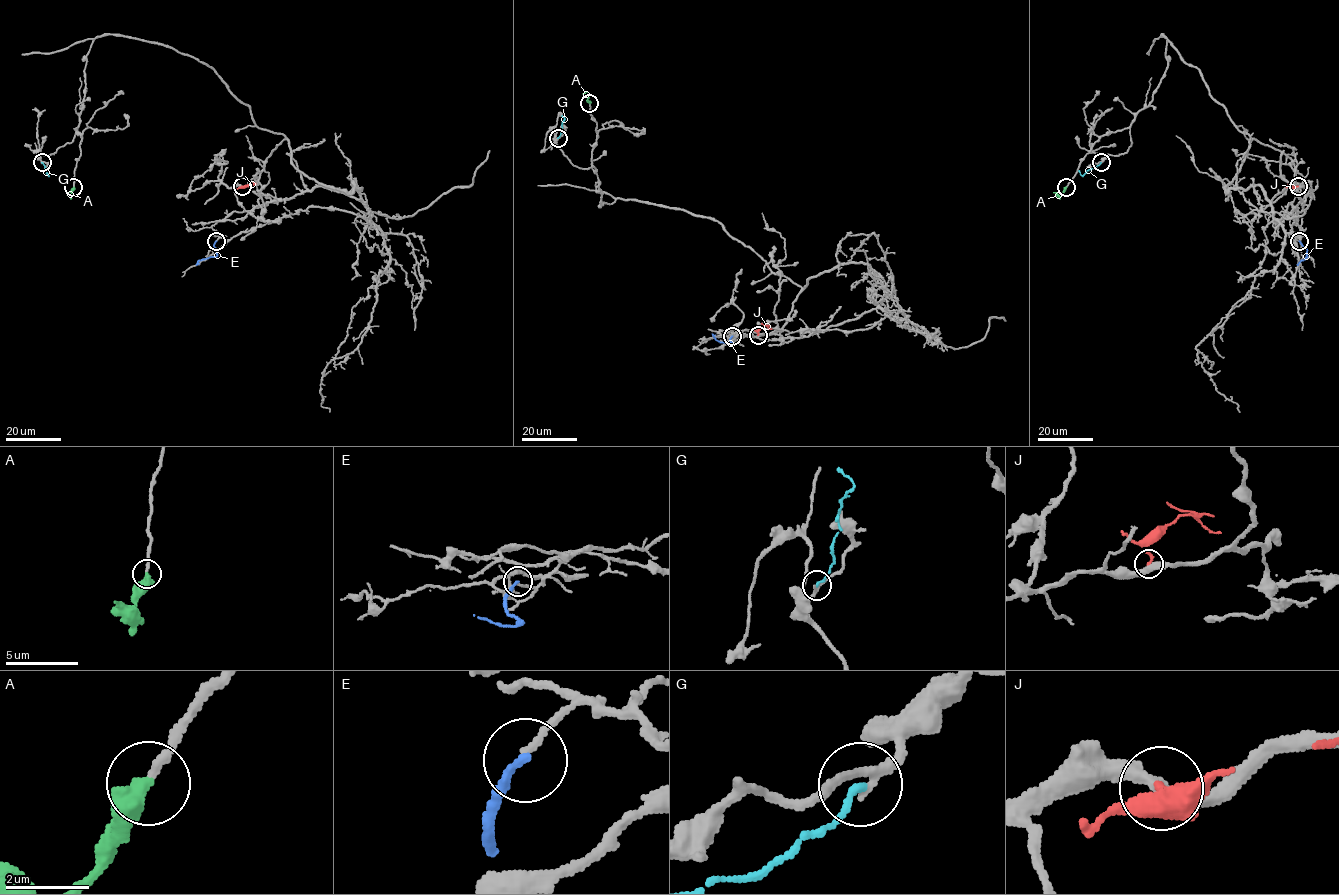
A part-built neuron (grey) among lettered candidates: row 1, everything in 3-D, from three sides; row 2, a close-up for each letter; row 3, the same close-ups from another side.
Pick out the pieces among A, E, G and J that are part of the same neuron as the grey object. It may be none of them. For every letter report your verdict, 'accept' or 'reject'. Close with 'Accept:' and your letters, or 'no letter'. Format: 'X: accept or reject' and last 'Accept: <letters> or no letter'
A: accept
E: reject
G: reject
J: reject
Accept: A

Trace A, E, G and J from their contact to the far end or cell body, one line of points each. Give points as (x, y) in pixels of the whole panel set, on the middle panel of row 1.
A: (589, 103), (583, 91)
E: (732, 336), (732, 344), (718, 341), (712, 334)
G: (557, 138), (564, 120), (562, 115)
J: (758, 334), (764, 325), (772, 329)

